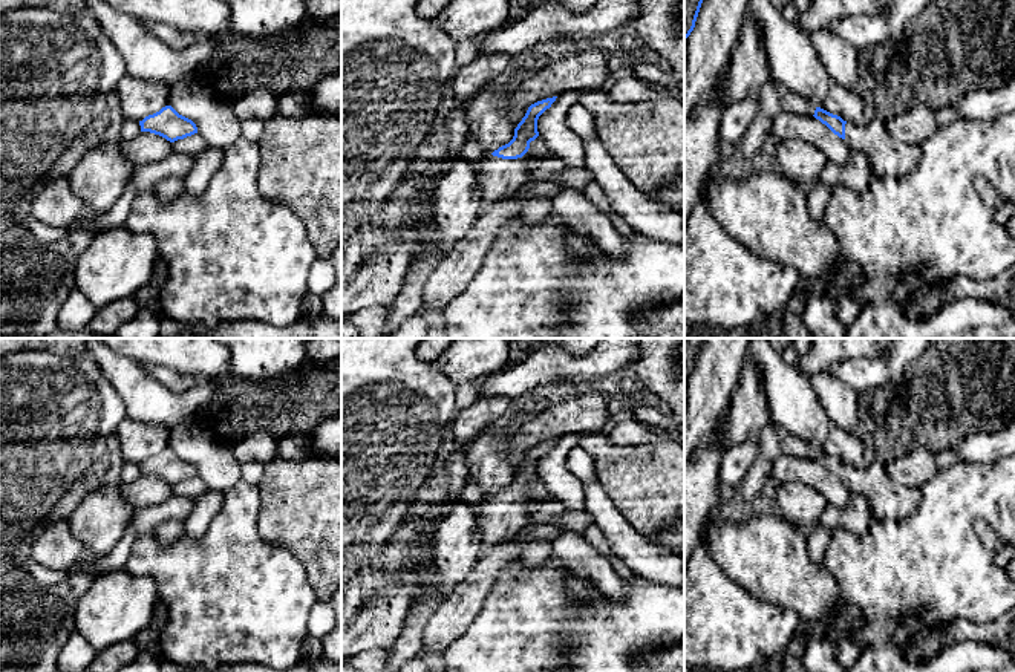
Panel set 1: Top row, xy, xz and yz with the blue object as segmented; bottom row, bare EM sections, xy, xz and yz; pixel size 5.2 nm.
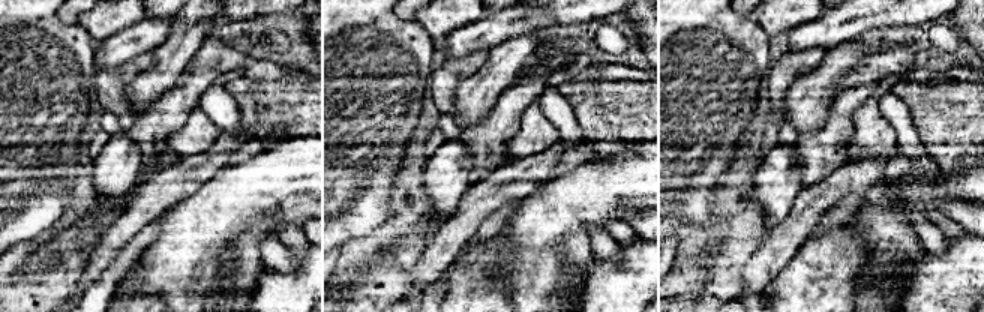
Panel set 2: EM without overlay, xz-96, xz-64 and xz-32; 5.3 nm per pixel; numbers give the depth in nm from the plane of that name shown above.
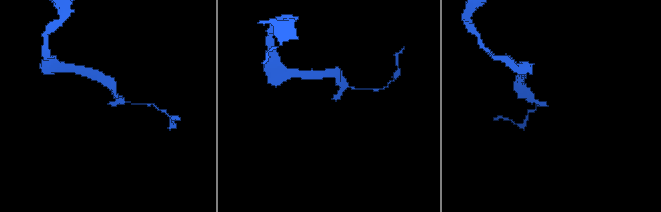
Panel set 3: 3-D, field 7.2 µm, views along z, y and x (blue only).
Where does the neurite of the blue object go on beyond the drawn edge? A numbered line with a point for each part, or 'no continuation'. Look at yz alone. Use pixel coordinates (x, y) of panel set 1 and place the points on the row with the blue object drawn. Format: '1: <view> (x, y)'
1: yz (888, 156)

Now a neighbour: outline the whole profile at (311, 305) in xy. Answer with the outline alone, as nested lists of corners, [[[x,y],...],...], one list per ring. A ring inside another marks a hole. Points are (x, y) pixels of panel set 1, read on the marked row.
[[[309,291],[302,298],[302,315],[305,317],[320,317],[323,314],[321,297],[311,294]]]

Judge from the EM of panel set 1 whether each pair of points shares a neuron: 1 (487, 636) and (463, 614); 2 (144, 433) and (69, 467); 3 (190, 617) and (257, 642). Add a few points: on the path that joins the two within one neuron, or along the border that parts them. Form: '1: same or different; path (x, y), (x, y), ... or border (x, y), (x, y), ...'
1: different; border (489, 590), (475, 619), (447, 648)
2: different; border (126, 415), (114, 432)
3: same; path (207, 617), (224, 617), (241, 634)

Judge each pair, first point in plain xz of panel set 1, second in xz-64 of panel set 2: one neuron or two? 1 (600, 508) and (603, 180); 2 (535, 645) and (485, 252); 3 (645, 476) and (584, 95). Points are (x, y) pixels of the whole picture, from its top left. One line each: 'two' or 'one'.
1: two
2: one
3: one

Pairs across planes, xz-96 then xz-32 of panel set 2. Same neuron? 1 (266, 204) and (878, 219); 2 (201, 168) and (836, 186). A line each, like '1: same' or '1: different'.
1: same
2: same

